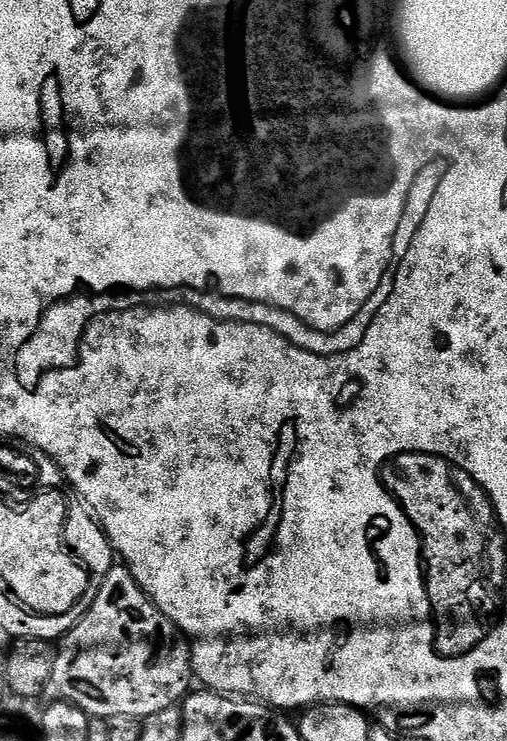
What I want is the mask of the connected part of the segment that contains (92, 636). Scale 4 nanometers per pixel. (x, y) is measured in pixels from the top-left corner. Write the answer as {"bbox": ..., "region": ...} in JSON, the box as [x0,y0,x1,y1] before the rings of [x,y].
{"bbox":[44,563,194,722],"region":[[[113,563],[112,569],[106,573],[99,581],[100,589],[91,597],[92,605],[87,605],[84,616],[79,622],[73,626],[70,631],[63,636],[56,648],[56,661],[54,662],[54,674],[50,678],[50,682],[44,687],[44,696],[52,702],[63,702],[65,704],[73,704],[82,709],[90,718],[101,716],[101,721],[106,722],[114,714],[126,714],[127,716],[135,716],[143,718],[150,714],[158,714],[158,710],[166,710],[167,708],[175,708],[188,695],[194,684],[194,673],[192,670],[192,654],[190,644],[187,639],[180,633],[174,624],[170,622],[170,618],[166,618],[156,609],[156,603],[153,602],[140,583],[134,578],[131,568],[123,563]]]}

